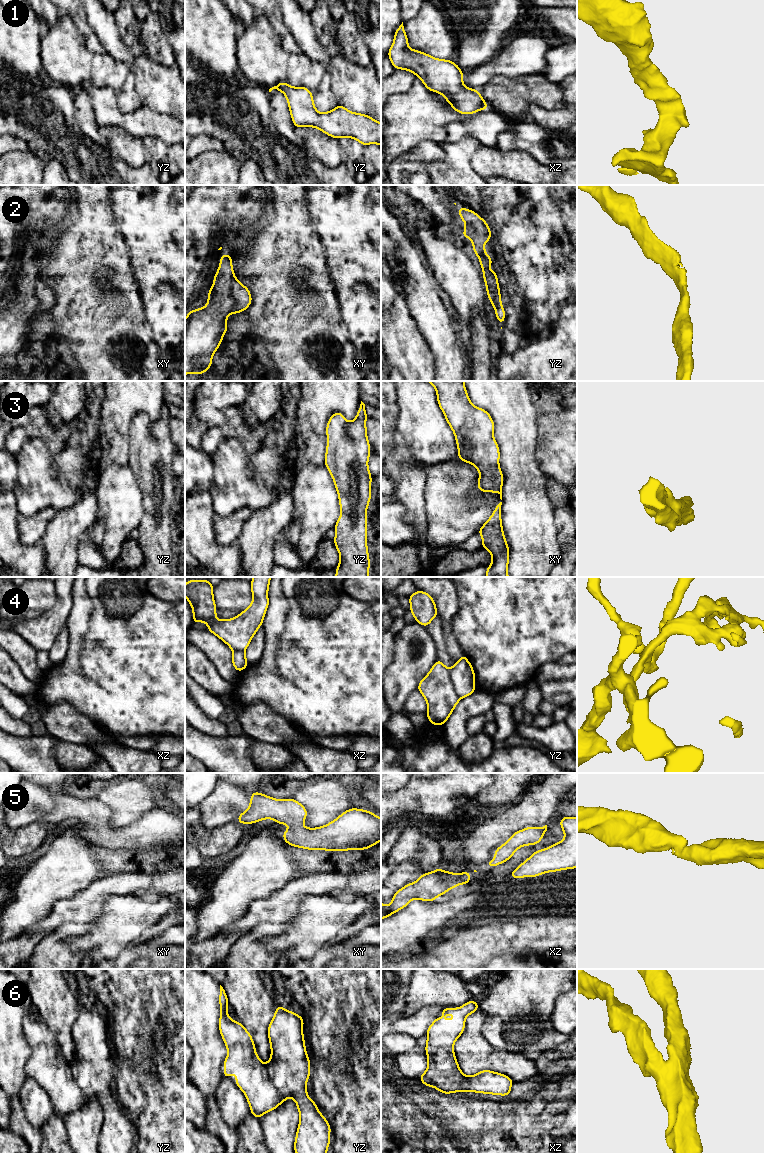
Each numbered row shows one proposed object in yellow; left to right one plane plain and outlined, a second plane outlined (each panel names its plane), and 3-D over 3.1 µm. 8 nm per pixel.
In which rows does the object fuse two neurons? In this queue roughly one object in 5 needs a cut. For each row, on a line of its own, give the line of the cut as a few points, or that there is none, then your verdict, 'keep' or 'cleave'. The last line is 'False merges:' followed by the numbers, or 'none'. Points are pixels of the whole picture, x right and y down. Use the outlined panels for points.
1: no cut; keep
2: no cut; keep
3: no cut; keep
4: no cut; keep
5: no cut; keep
6: no cut; keep
False merges: none

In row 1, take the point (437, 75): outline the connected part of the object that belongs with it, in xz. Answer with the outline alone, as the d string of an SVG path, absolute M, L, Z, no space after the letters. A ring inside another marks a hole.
M403 22L396 29L388 57L394 69L414 73L428 90L442 94L455 111L469 115L489 109L479 90L463 85L464 73L457 64L451 60L433 58L429 54L408 47Z

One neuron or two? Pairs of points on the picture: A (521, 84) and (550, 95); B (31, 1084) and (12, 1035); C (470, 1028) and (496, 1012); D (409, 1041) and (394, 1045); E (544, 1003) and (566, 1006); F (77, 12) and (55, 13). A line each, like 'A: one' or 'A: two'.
A: one
B: two
C: two
D: one
E: two
F: two

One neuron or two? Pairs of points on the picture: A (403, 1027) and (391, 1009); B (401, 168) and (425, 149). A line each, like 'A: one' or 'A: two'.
A: two
B: one

